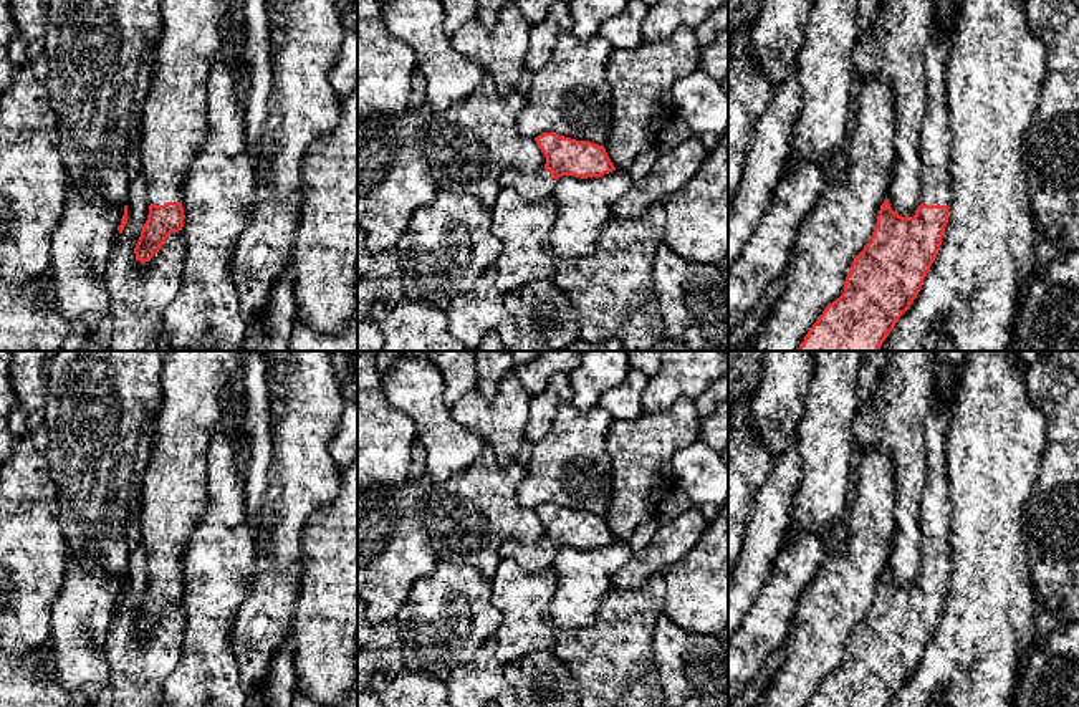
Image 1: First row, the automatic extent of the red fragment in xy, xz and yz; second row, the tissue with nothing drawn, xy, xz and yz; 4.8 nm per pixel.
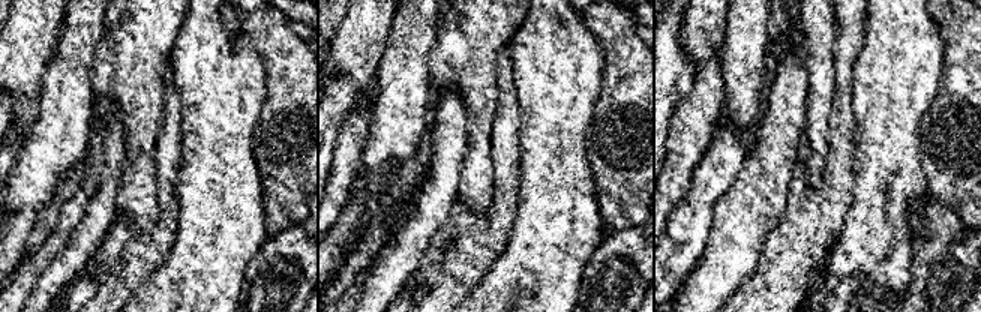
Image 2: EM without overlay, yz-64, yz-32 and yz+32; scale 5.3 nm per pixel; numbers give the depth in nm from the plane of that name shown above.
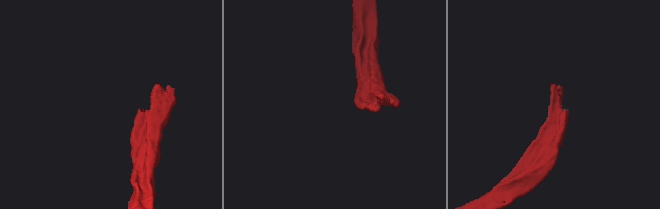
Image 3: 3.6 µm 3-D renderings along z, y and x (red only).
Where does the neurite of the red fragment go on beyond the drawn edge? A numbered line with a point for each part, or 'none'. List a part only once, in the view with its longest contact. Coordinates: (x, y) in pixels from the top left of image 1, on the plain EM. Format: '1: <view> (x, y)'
1: xy (174, 494)

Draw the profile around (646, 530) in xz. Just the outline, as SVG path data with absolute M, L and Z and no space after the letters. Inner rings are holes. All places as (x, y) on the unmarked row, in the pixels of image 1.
M655 517L644 520L627 538L627 545L632 548L634 553L644 550L654 538L659 527L660 522Z

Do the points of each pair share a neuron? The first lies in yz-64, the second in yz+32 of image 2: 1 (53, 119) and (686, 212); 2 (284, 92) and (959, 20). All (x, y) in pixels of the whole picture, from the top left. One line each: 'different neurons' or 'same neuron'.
1: different neurons
2: same neuron

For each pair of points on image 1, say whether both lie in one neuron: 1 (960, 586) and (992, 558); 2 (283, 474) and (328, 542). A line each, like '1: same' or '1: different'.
1: same
2: different

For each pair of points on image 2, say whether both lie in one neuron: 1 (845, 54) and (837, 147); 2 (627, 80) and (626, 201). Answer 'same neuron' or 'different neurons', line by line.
1: same neuron
2: same neuron

